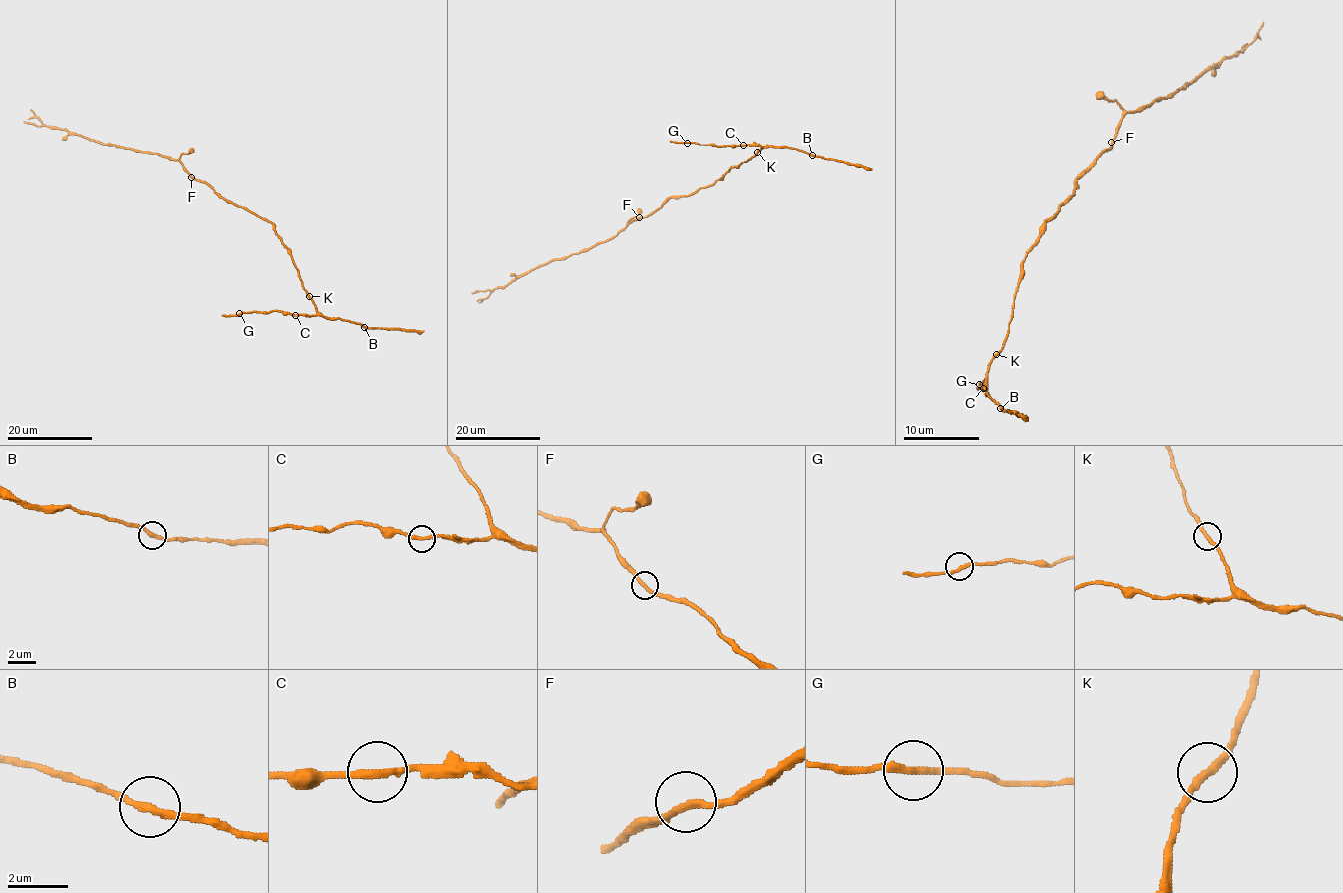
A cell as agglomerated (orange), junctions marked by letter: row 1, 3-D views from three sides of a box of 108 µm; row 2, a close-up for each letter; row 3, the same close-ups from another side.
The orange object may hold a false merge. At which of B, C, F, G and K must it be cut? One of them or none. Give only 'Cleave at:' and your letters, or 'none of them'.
Cleave at: none of them

